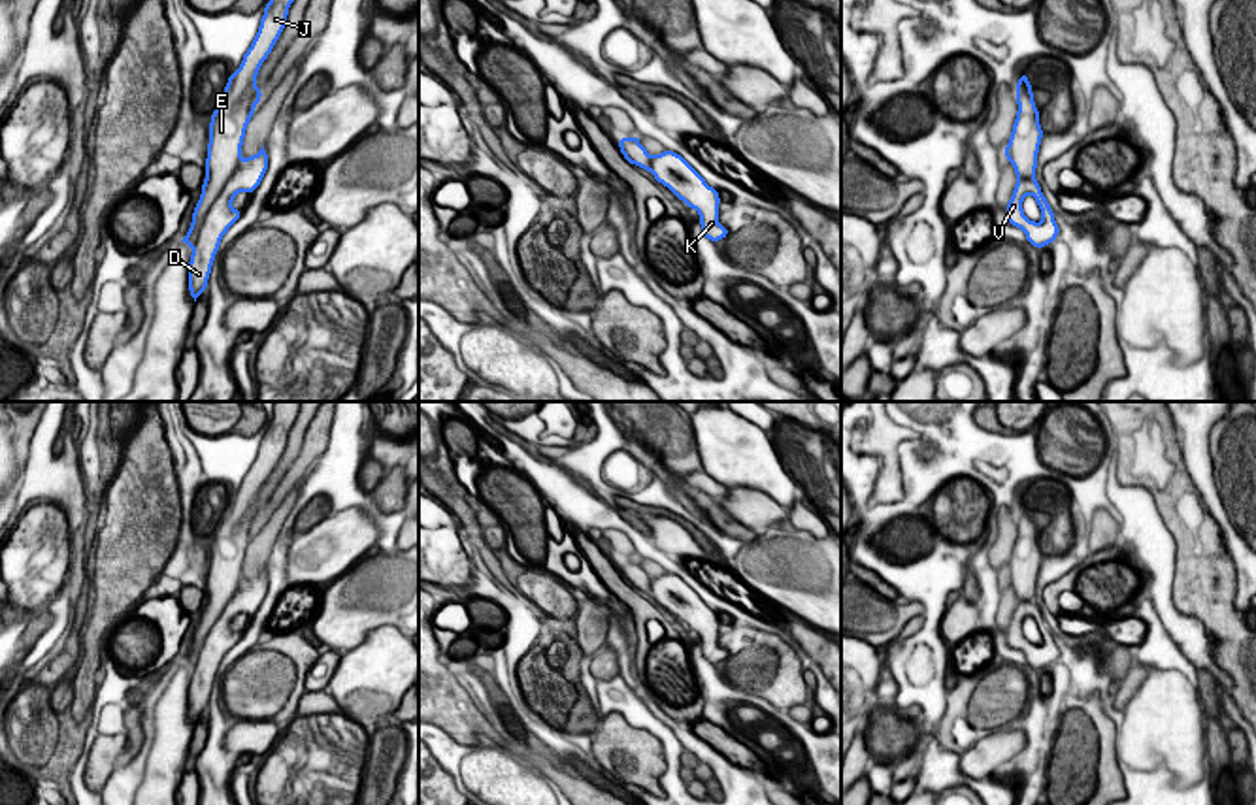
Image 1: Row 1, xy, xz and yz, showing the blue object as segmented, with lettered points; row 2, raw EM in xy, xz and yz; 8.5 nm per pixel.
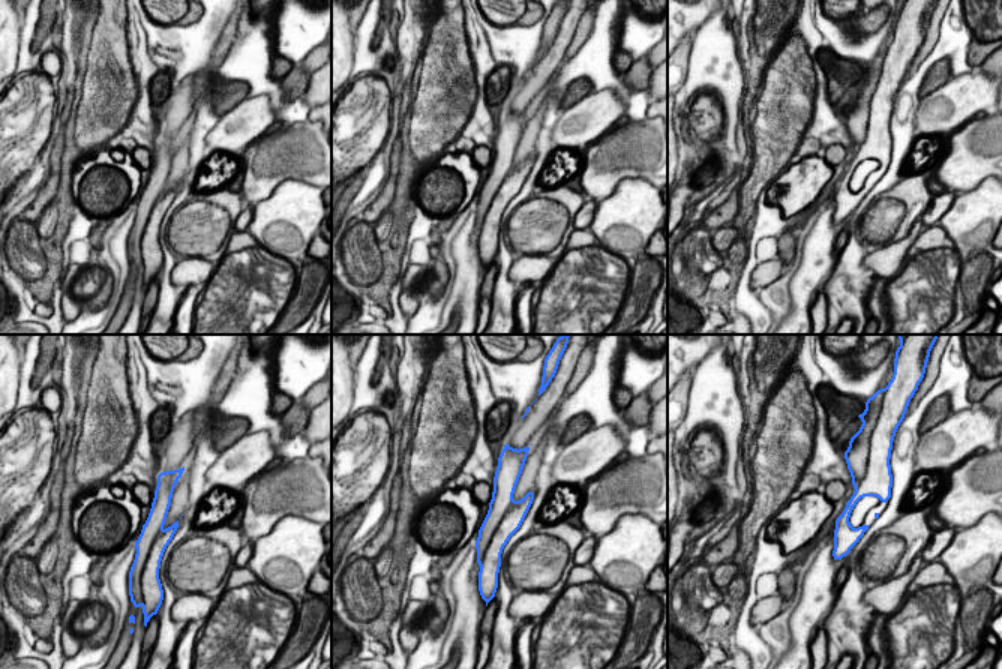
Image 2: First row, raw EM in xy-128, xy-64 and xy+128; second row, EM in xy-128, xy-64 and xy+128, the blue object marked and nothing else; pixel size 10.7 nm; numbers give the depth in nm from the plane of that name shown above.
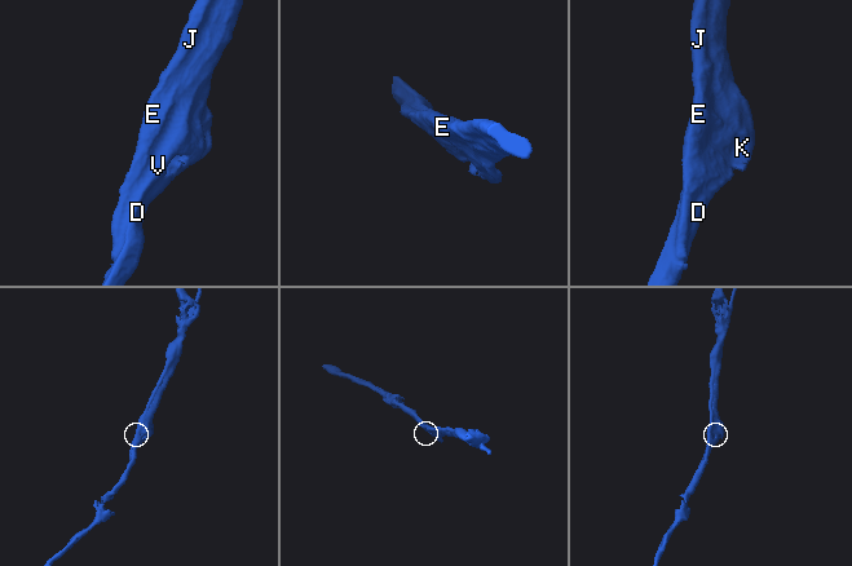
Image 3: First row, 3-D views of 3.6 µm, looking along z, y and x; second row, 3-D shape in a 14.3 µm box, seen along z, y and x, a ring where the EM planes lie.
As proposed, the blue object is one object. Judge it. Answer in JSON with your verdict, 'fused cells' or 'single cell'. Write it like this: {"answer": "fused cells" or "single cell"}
{"answer": "fused cells"}

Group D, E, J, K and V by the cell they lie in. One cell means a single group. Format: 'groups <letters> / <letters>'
groups D K V / E J

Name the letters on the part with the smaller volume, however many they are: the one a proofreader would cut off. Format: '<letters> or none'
E, J

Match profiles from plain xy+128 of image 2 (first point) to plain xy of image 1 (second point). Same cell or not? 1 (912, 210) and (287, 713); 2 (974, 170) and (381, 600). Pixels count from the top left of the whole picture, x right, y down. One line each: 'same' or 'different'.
1: same
2: same

